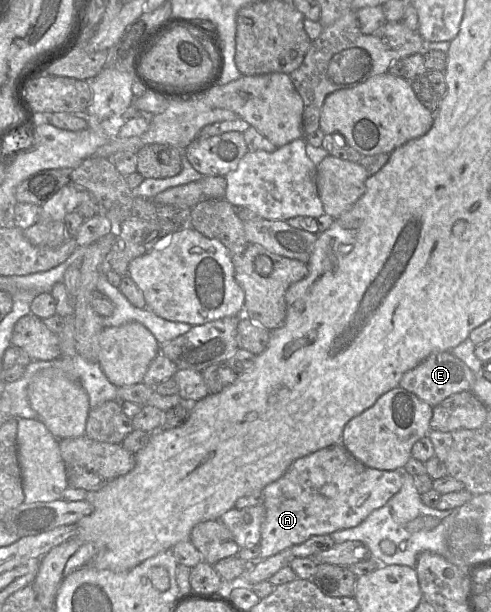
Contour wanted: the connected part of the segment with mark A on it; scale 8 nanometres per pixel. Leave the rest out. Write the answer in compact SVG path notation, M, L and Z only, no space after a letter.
M334 444L295 460L278 480L262 490L265 519L261 526L260 559L266 559L312 536L330 535L356 527L372 511L384 506L403 484L403 470L379 470L367 467L354 458L342 444Z

